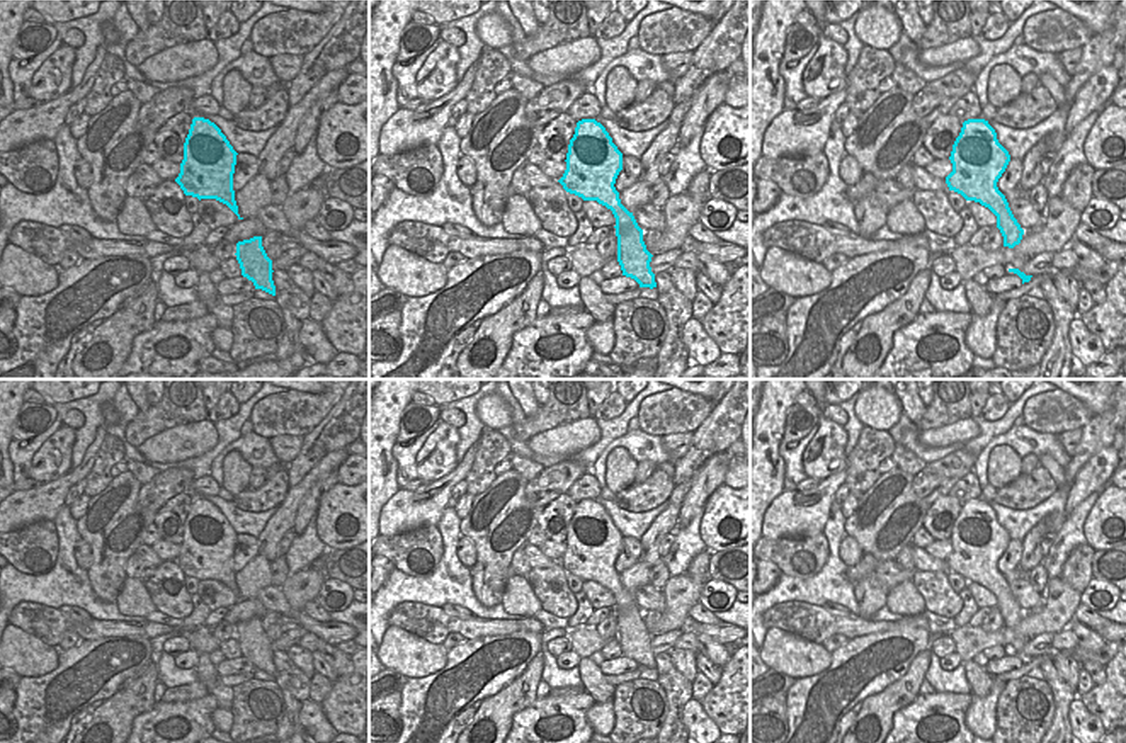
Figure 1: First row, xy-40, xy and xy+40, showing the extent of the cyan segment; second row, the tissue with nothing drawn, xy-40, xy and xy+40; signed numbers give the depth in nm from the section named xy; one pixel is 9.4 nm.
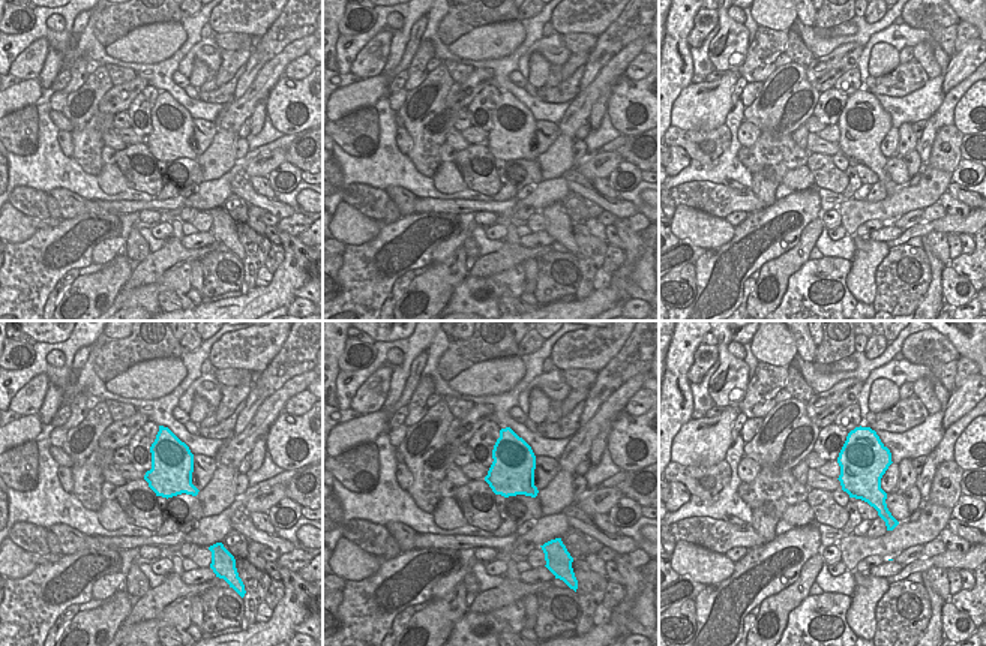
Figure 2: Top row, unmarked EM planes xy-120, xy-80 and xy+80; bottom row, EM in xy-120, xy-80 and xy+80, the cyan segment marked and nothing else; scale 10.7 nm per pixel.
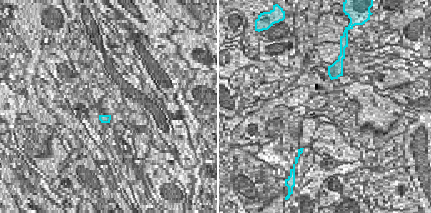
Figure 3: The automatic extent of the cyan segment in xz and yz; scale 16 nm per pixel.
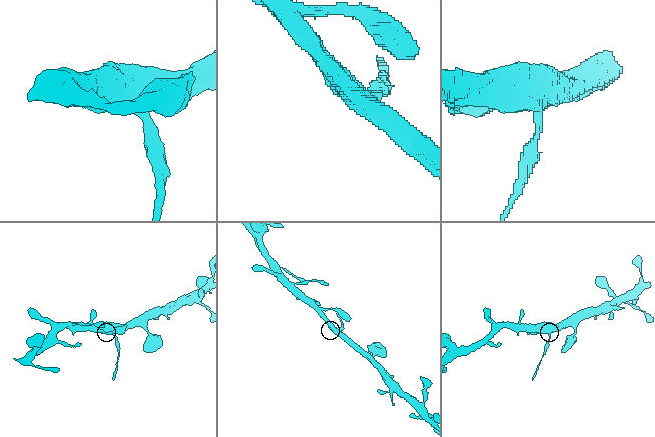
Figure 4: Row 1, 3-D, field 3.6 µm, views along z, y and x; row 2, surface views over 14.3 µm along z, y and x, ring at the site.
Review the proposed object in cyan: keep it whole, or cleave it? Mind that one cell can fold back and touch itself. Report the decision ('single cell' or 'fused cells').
fused cells

